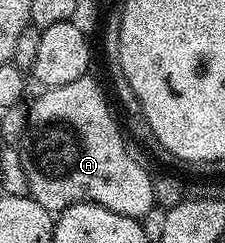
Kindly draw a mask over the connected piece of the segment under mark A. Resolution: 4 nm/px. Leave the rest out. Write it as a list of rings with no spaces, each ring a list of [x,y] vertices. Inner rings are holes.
[[[85,75],[74,79],[74,83],[66,83],[53,89],[45,88],[41,93],[44,94],[28,109],[28,132],[20,149],[22,171],[26,173],[28,184],[28,196],[33,197],[53,215],[63,213],[79,201],[89,201],[118,215],[144,219],[156,205],[152,186],[153,174],[147,173],[128,154],[128,149],[124,146],[124,137],[112,118],[112,109],[108,106],[99,83],[92,75]]]

